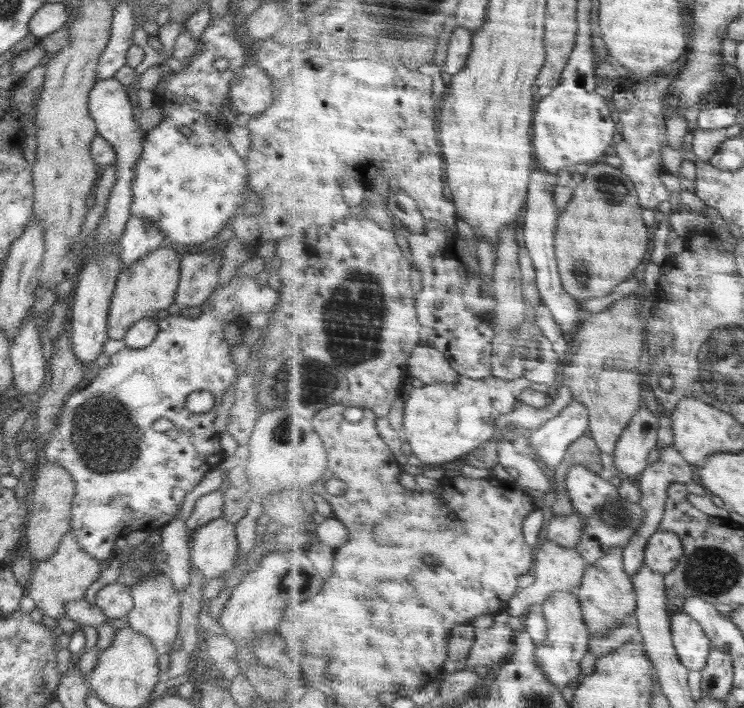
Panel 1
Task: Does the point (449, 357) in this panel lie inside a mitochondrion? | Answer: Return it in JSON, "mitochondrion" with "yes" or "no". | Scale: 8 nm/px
{"mitochondrion":"no"}

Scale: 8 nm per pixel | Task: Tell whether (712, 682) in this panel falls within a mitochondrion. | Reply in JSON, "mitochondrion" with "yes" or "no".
{"mitochondrion":"yes"}

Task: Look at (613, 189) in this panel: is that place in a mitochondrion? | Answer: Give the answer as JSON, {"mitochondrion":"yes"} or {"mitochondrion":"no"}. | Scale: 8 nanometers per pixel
{"mitochondrion":"yes"}

